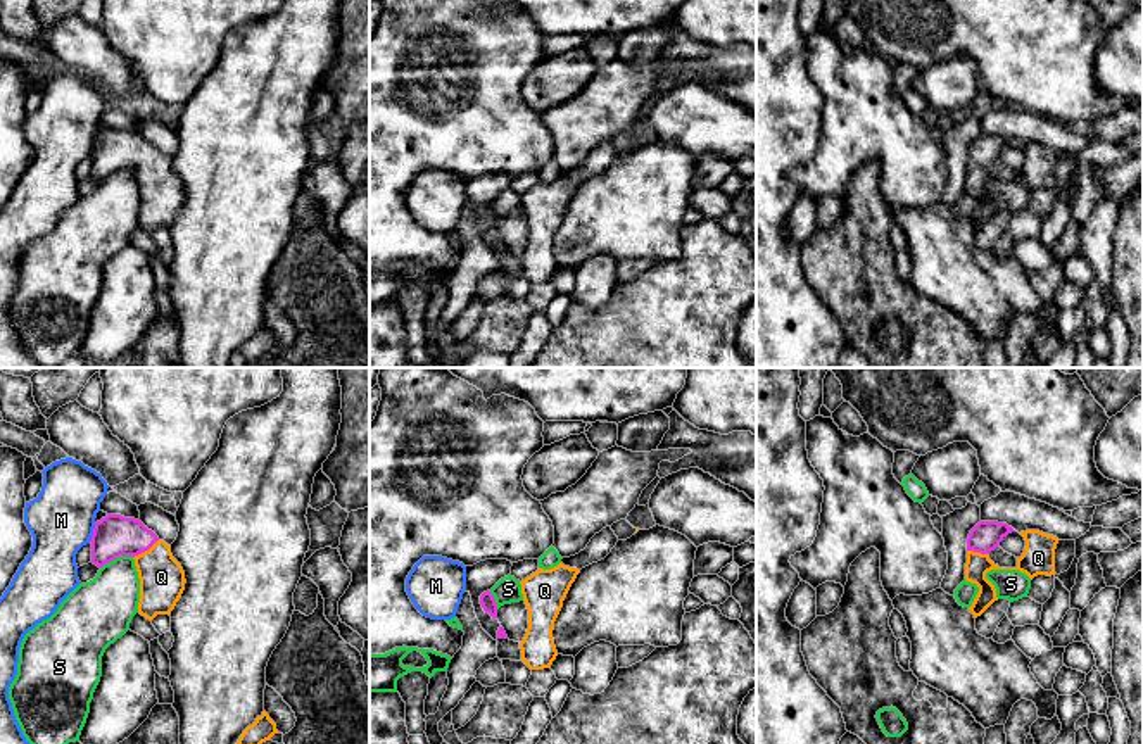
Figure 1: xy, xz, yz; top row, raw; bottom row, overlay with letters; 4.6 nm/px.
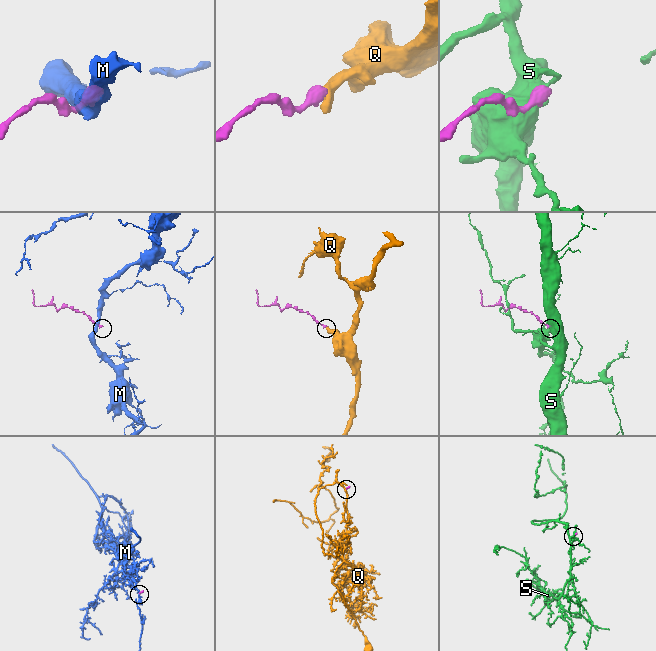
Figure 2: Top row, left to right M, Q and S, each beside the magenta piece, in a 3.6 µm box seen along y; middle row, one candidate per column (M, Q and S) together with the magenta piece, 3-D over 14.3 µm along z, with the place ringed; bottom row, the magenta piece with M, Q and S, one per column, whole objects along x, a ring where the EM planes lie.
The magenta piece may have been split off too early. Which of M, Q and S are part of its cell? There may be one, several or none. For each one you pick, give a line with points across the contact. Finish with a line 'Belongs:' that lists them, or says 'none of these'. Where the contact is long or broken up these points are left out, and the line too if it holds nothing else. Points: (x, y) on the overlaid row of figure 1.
Q: Path across: xy (114, 535), (132, 537), (145, 549), (152, 556), (161, 577)
Belongs: Q

